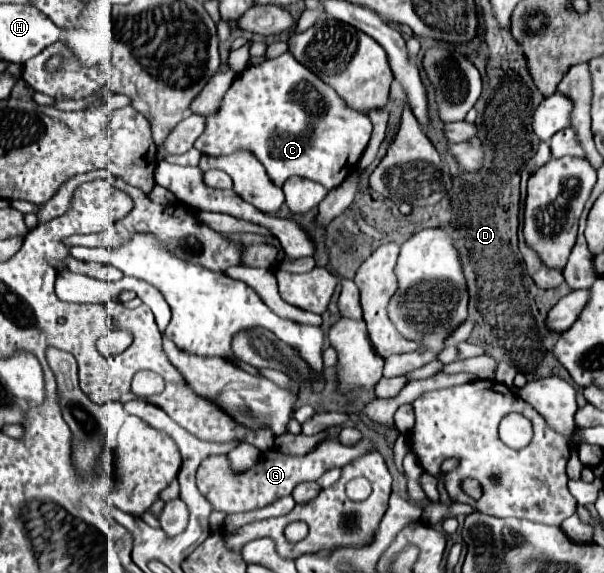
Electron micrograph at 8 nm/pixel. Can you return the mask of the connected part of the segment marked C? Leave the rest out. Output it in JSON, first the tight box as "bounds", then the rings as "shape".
{"bounds":[195,52,369,190],"shape":[[[285,52],[239,72],[223,96],[221,108],[205,116],[205,130],[195,140],[195,148],[207,156],[249,150],[265,166],[275,186],[283,186],[289,176],[301,176],[331,190],[353,172],[369,138],[369,118],[347,108],[333,88],[327,88],[327,84]]]}

